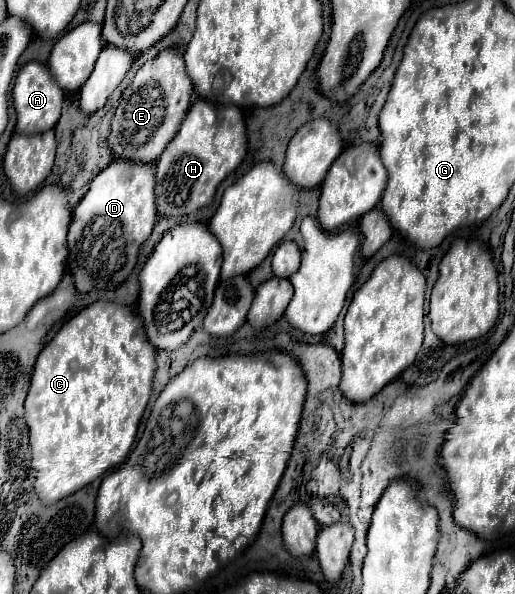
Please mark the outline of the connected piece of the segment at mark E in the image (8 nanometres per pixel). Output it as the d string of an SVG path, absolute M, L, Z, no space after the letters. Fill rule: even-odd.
M169 47L161 51L155 59L147 61L131 85L123 91L119 107L111 121L111 135L107 137L109 149L119 159L155 163L167 143L179 131L179 125L191 105L193 85L185 71L185 61L179 49ZM131 151L131 153L129 153Z

